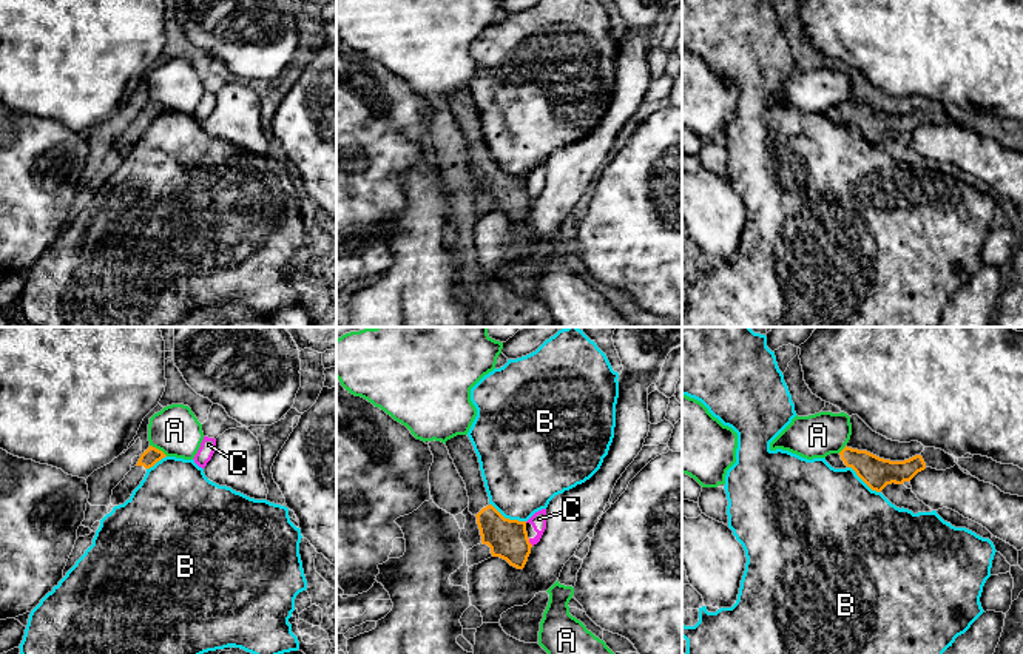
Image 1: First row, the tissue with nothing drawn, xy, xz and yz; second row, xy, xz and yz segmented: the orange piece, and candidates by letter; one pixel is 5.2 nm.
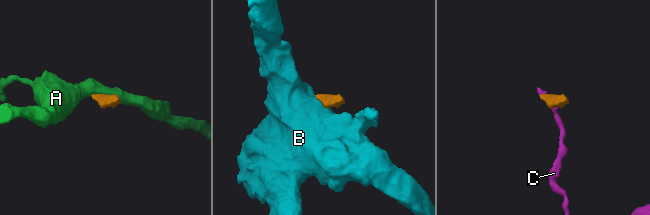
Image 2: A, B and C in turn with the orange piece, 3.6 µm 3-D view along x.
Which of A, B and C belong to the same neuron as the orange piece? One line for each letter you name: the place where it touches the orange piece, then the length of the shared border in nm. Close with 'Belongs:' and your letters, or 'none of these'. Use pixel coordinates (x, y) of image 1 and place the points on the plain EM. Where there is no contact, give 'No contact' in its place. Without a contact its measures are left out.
Belongs: none of these

